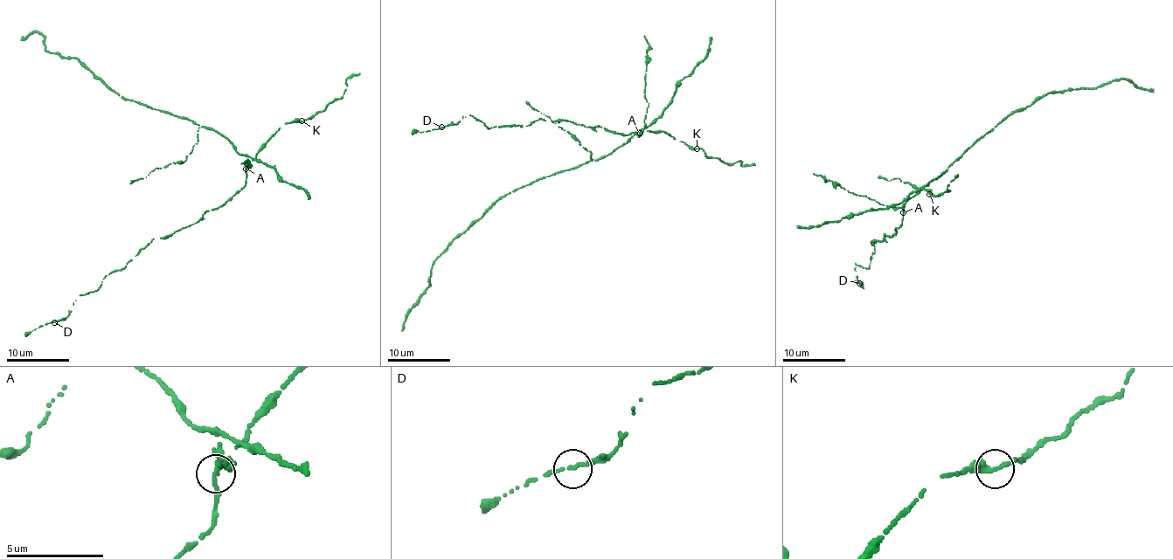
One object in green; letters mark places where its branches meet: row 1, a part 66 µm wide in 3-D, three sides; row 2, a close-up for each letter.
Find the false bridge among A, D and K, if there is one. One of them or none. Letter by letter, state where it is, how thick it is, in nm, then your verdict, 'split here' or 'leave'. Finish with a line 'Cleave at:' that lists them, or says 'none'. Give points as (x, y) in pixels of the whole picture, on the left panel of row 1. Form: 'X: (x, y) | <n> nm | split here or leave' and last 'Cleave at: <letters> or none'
A: (246, 169) | 240 nm | split here
D: (54, 322) | 190 nm | leave
K: (301, 120) | 280 nm | leave
Cleave at: A

